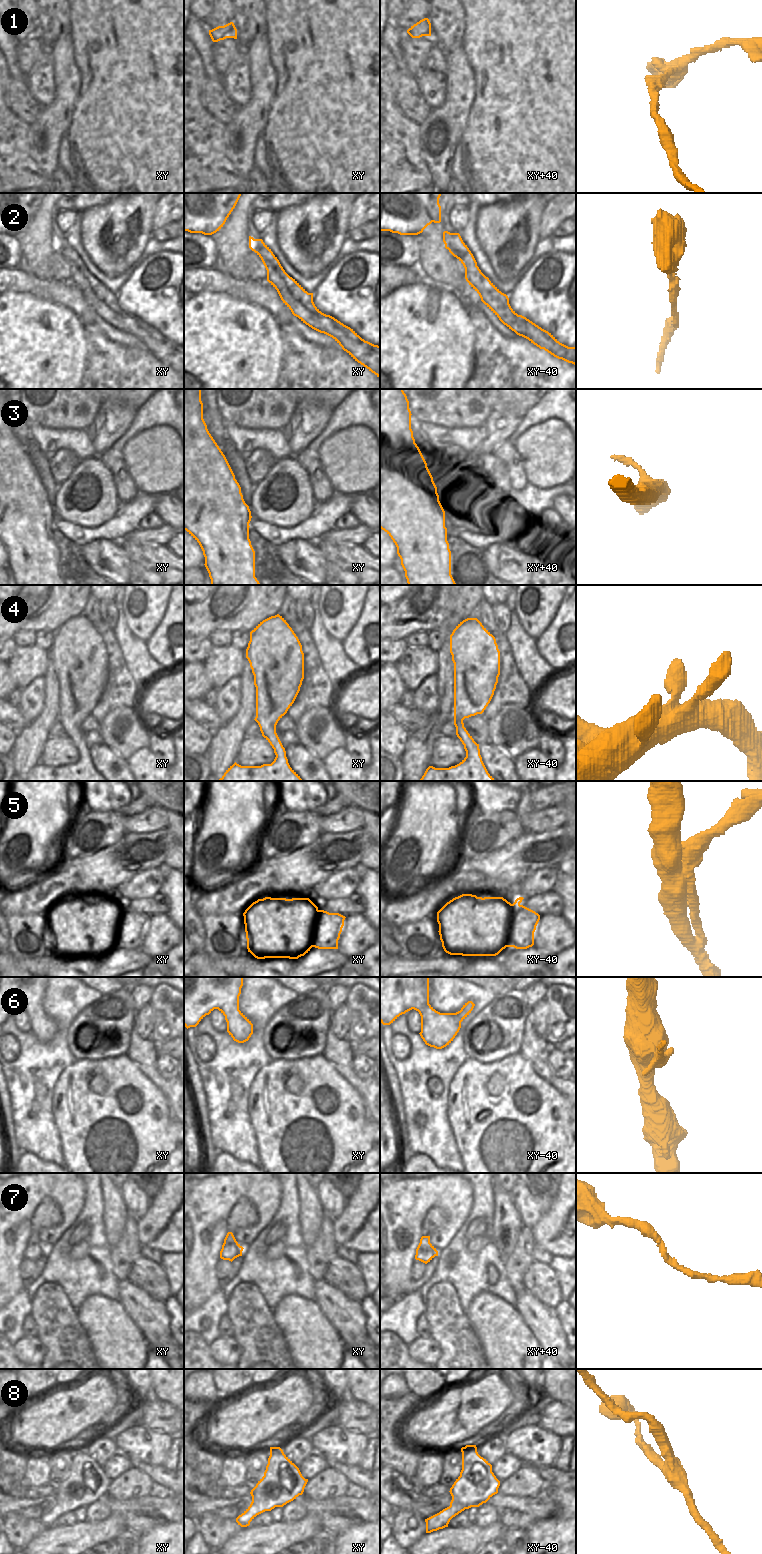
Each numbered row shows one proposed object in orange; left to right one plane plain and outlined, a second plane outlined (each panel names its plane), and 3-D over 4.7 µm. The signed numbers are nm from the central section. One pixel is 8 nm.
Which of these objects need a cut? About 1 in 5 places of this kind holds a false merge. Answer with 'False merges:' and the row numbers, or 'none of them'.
False merges: none of them

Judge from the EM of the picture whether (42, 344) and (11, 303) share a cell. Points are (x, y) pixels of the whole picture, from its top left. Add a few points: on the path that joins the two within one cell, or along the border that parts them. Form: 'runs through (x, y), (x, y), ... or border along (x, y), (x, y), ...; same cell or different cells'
runs through (32, 334), (11, 313); same cell

